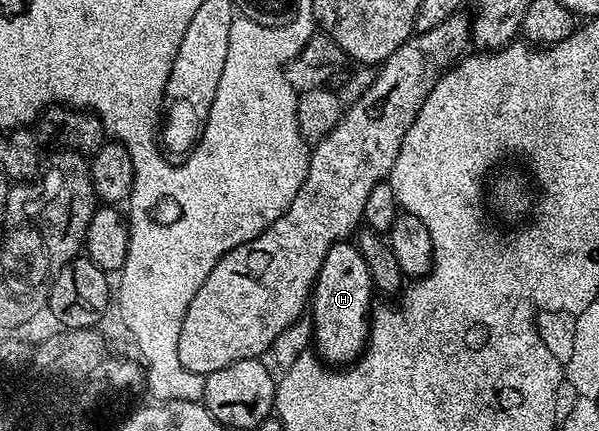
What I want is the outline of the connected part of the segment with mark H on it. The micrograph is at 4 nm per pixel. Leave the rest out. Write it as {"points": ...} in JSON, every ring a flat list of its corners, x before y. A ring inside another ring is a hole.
{"points":[[340,240,331,246,331,250,327,250,327,258,323,258,323,266,311,293,311,327,315,337,315,352,326,365,348,365,364,352,369,339,369,303,373,296,373,279,356,243]]}

